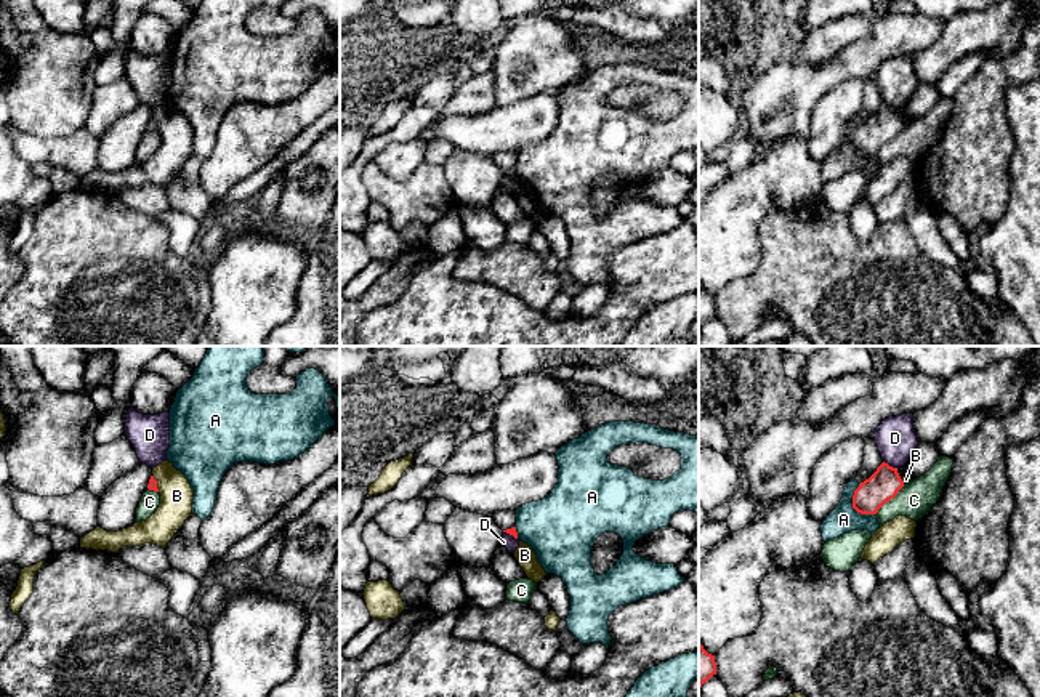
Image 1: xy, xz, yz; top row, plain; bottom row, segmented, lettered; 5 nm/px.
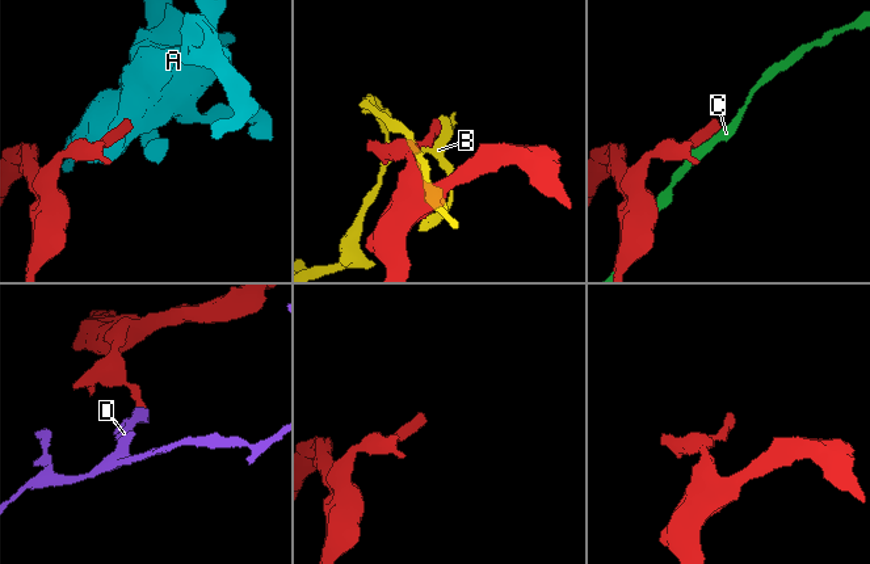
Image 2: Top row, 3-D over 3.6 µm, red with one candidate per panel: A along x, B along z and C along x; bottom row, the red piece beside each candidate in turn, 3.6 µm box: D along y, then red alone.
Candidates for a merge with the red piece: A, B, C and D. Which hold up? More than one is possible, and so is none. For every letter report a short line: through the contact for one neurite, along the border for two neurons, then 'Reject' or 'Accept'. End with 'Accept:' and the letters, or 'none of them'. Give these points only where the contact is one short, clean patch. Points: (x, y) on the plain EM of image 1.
A: Line: yz (858, 125), (853, 135), (853, 148), (861, 154), (875, 156). Reject
B: Reject
C: Line: yz (904, 125), (875, 154). Reject
D: Line: yz (883, 101), (896, 109). Reject
Accept: none of them

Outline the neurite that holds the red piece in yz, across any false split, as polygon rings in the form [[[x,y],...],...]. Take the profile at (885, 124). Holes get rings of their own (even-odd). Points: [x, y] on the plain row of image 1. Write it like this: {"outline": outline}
{"outline": [[[881,104],[877,112],[859,125],[853,136],[853,149],[861,155],[877,155],[904,128],[897,109]]]}

